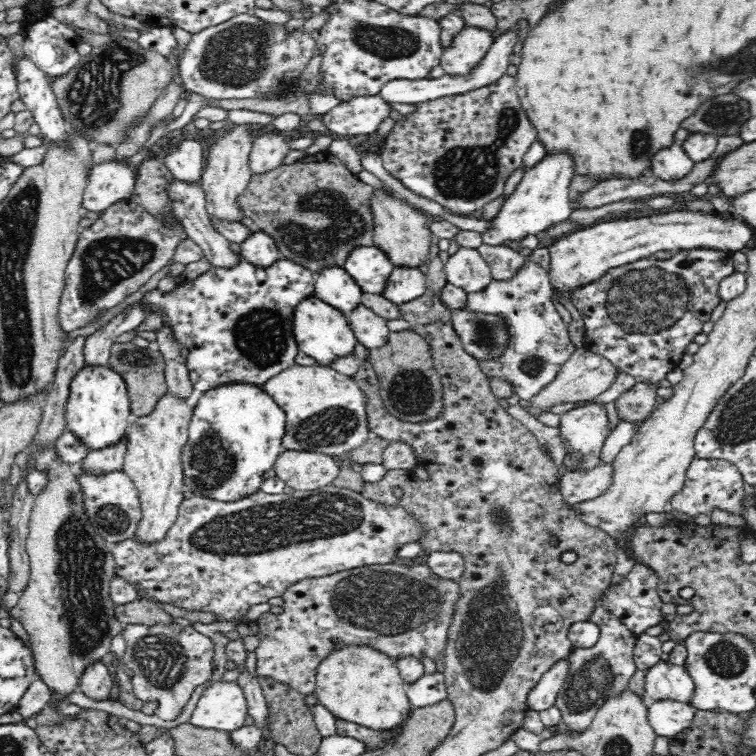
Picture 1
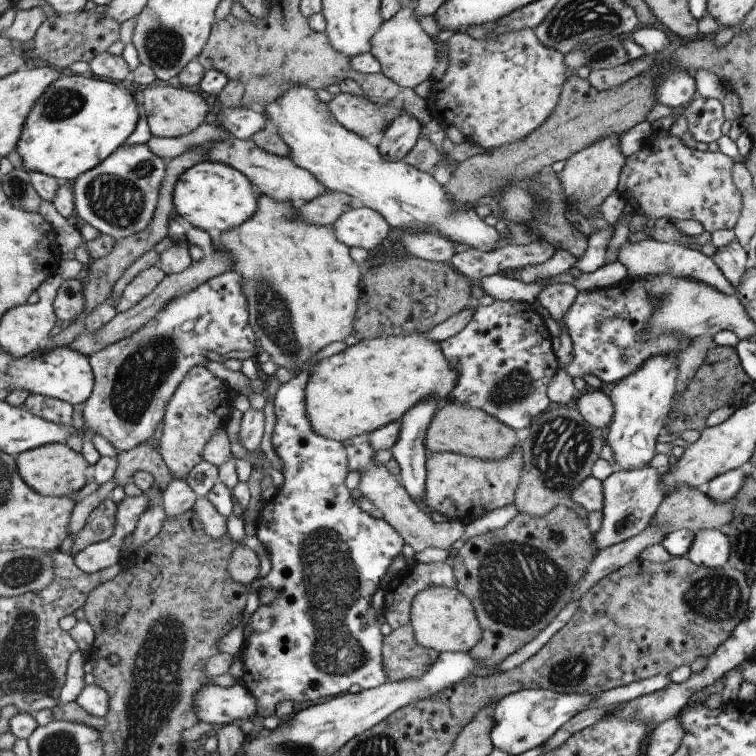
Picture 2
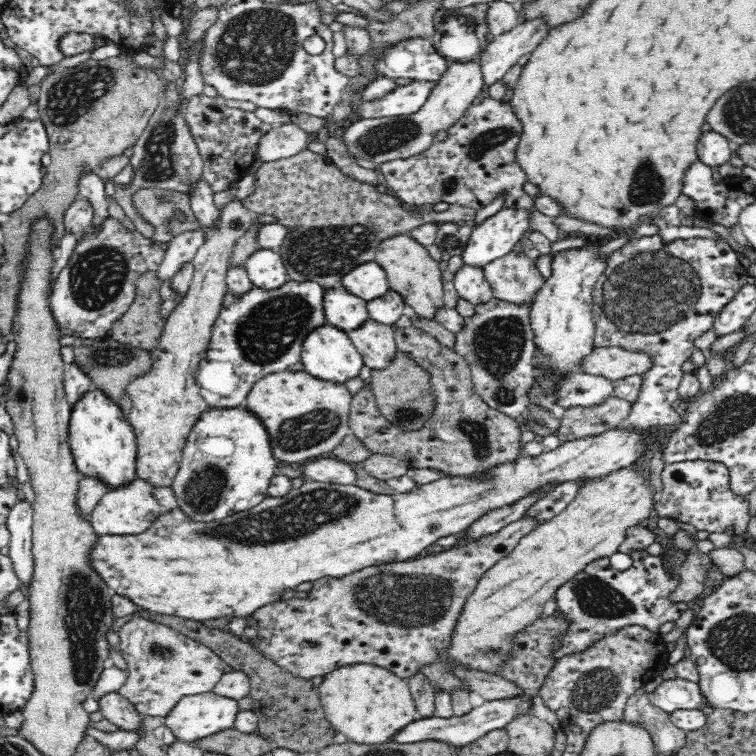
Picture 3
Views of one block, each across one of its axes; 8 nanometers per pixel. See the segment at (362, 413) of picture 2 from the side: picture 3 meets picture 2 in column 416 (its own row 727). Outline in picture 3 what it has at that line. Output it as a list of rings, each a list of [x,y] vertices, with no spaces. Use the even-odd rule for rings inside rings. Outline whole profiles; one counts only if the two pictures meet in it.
[[[372,664],[342,666],[324,675],[319,695],[320,709],[325,712],[330,726],[356,744],[393,742],[400,730],[418,719],[408,679]]]

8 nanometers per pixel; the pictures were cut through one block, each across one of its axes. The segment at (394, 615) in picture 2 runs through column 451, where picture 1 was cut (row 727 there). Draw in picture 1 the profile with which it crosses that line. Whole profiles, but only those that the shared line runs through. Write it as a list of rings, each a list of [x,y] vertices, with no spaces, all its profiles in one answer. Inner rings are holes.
[[[596,606],[590,614],[590,622],[600,627],[597,642],[589,648],[575,648],[567,657],[568,674],[558,692],[555,705],[560,709],[567,732],[581,733],[594,720],[600,707],[609,699],[618,696],[629,688],[631,676],[638,671],[634,660],[635,644],[638,634],[632,632],[618,617],[608,613],[604,607]]]

